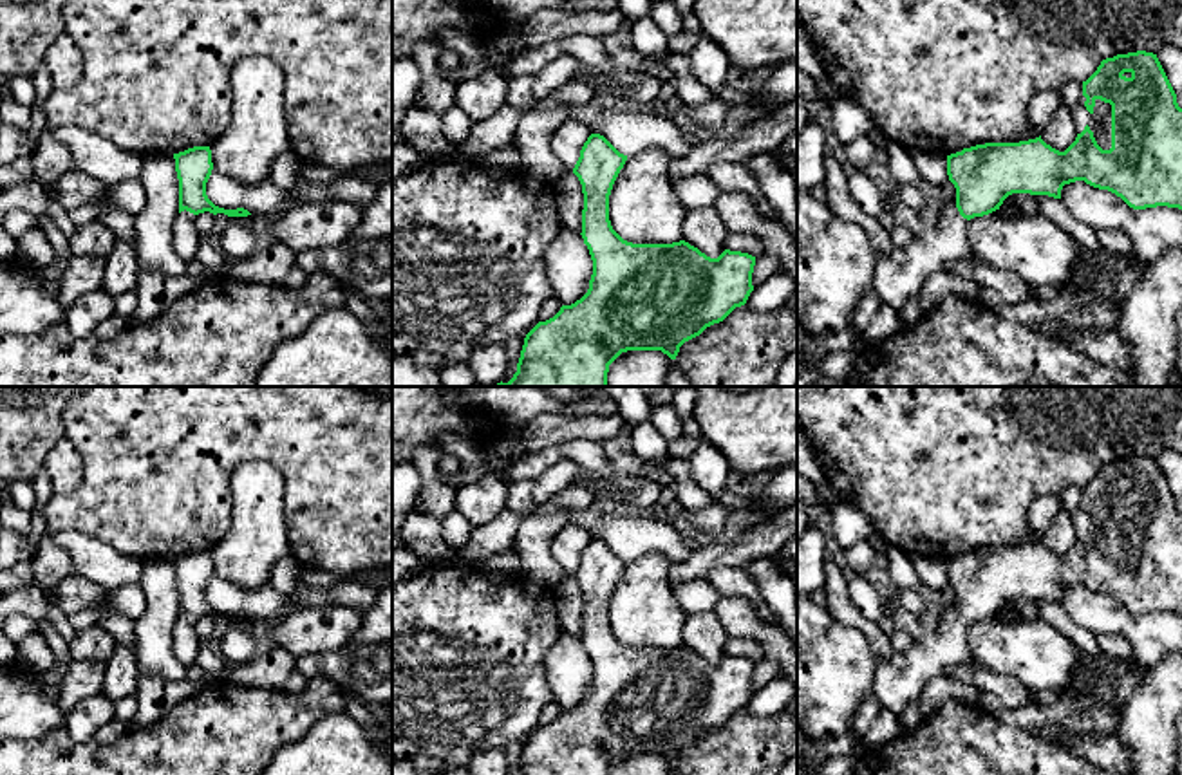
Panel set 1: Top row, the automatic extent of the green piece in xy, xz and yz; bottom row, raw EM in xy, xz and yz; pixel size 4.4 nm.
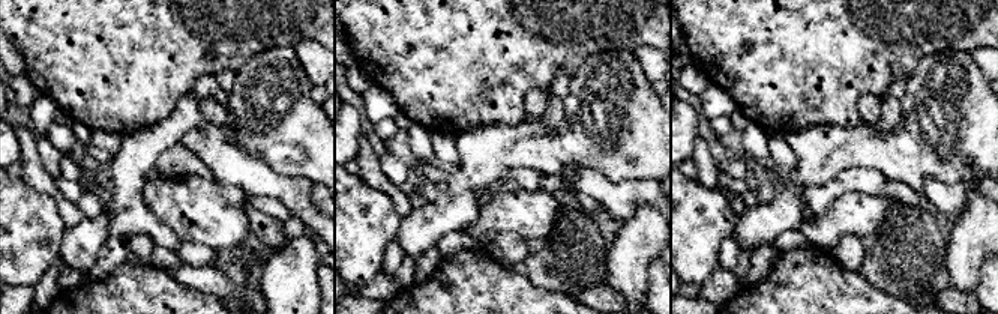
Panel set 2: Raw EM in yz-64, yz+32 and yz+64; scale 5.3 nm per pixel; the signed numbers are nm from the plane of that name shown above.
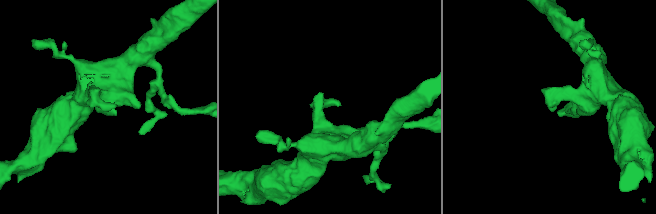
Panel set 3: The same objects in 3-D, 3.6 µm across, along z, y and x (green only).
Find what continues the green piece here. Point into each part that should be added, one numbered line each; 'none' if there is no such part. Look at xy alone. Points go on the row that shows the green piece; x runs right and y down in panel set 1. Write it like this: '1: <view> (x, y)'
1: xy (187, 242)

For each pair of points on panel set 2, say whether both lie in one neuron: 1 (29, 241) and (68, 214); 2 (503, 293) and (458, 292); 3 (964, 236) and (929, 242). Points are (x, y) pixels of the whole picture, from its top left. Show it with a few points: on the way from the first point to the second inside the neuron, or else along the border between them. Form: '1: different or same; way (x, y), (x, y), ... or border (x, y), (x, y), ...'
1: different; border (39, 191), (53, 199), (66, 227)
2: same; way (492, 293), (468, 293)
3: different; border (946, 241), (946, 271), (950, 275)

